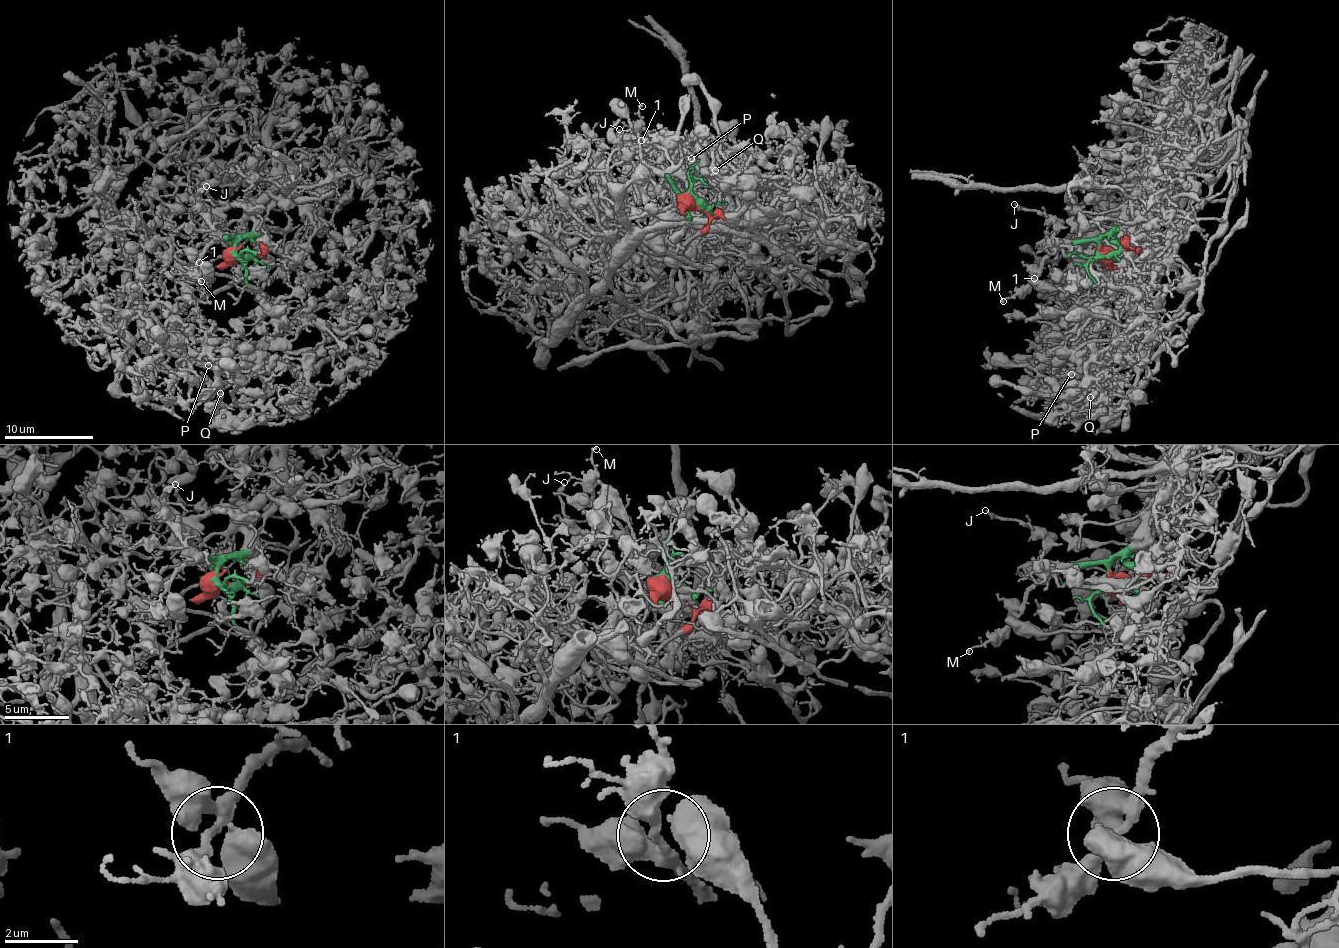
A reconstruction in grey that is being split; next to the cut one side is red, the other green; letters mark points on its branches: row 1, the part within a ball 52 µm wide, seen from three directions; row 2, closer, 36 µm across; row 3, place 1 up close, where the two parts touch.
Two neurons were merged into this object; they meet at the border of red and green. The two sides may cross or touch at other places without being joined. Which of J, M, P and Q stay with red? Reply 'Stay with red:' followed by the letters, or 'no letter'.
Stay with red: P, Q

